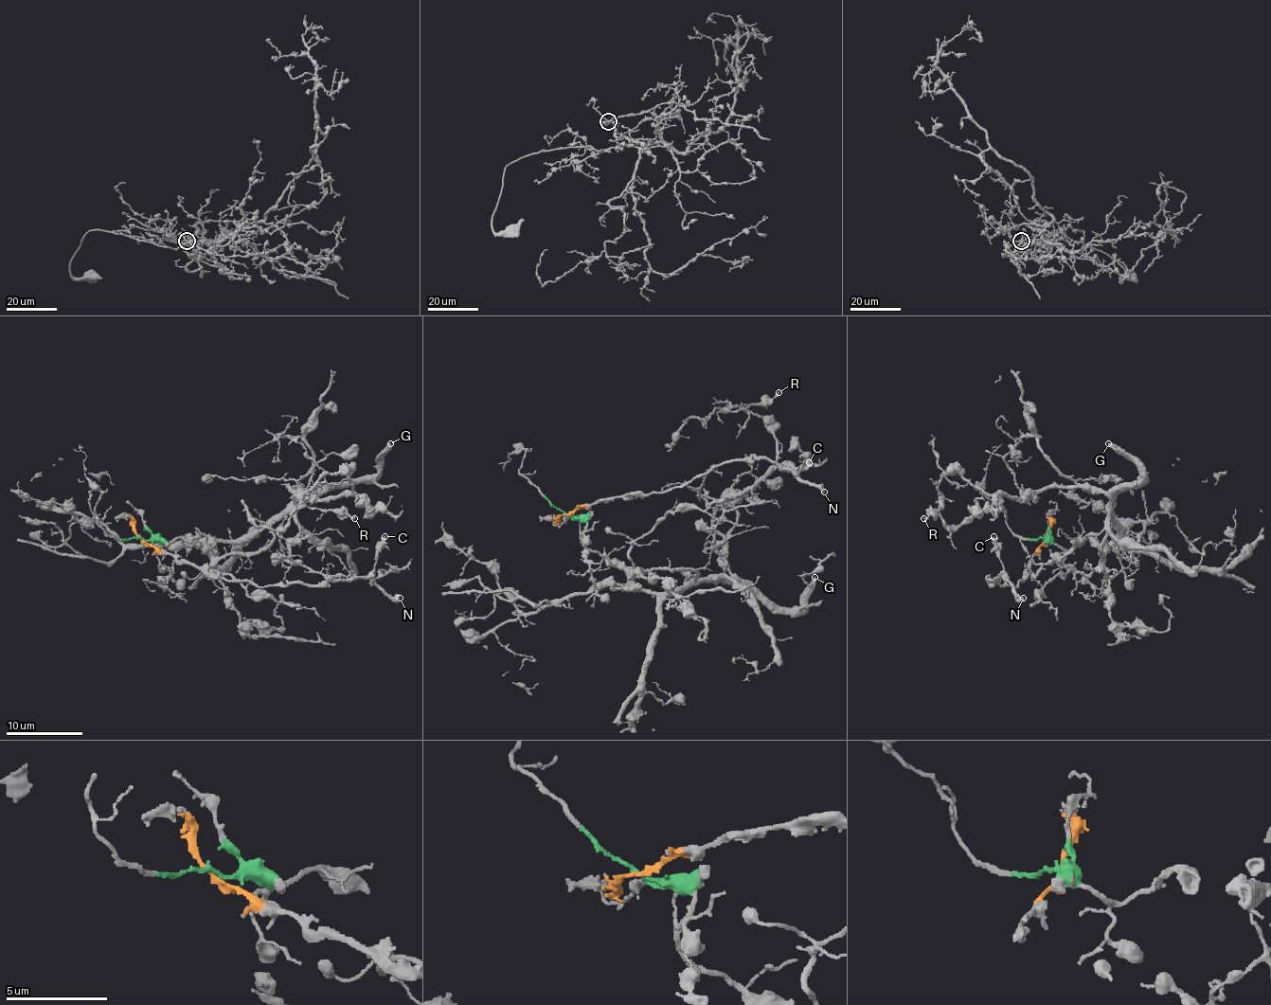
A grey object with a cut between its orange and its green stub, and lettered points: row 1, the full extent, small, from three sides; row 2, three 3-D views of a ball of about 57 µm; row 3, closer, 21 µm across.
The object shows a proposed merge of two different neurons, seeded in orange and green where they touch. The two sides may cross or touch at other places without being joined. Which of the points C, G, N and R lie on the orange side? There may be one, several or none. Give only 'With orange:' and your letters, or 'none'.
With orange: C, N

